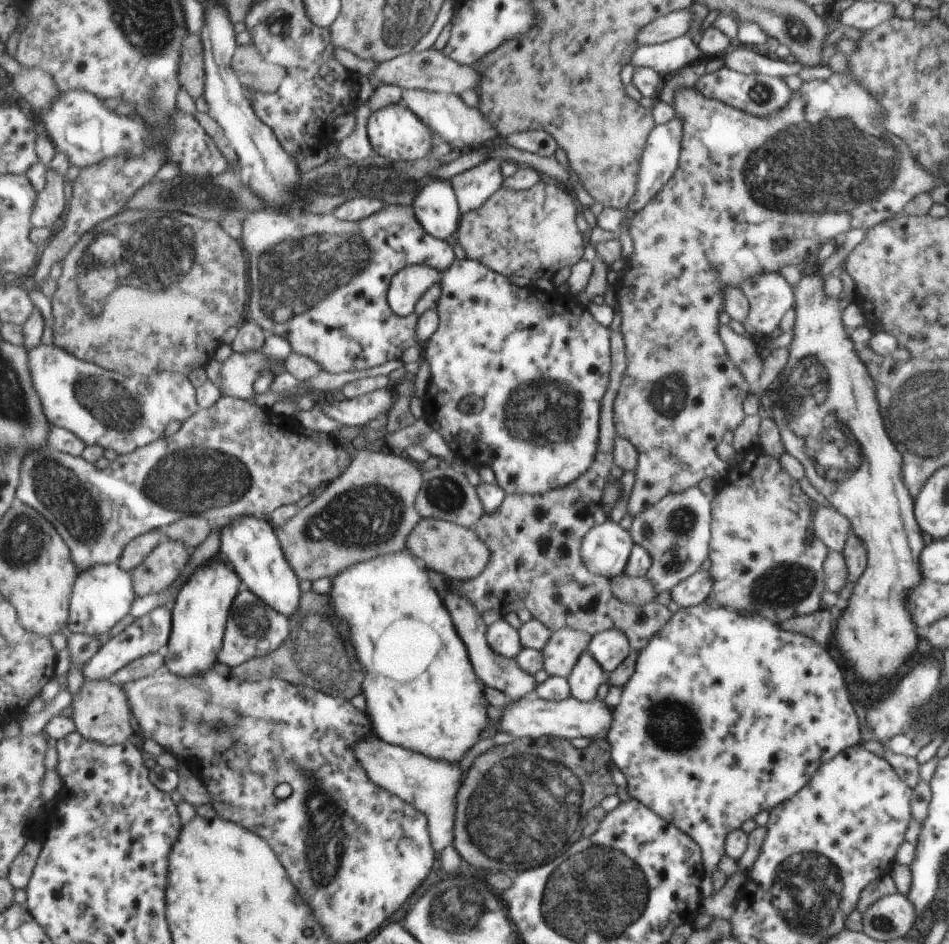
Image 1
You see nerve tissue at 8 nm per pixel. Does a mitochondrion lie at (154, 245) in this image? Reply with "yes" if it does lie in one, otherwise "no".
yes

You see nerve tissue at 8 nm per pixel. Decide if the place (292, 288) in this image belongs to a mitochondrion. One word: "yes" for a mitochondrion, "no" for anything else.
yes

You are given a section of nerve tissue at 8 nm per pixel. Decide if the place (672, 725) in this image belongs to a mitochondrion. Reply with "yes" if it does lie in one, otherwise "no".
yes

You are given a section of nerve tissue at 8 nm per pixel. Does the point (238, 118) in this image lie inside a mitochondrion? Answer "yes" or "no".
no

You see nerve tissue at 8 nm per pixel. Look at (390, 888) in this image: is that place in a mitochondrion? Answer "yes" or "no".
no

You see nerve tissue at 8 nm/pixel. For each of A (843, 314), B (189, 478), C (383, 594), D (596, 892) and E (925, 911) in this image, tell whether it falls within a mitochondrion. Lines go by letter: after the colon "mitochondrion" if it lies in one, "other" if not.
A: other
B: mitochondrion
C: other
D: mitochondrion
E: other

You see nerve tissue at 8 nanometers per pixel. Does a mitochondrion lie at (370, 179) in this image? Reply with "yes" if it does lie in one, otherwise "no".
yes

